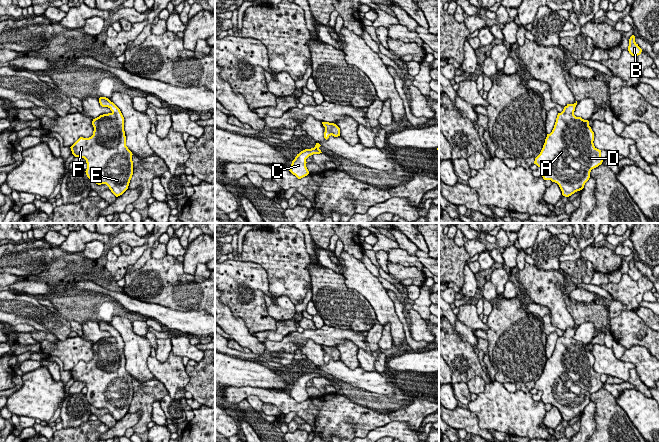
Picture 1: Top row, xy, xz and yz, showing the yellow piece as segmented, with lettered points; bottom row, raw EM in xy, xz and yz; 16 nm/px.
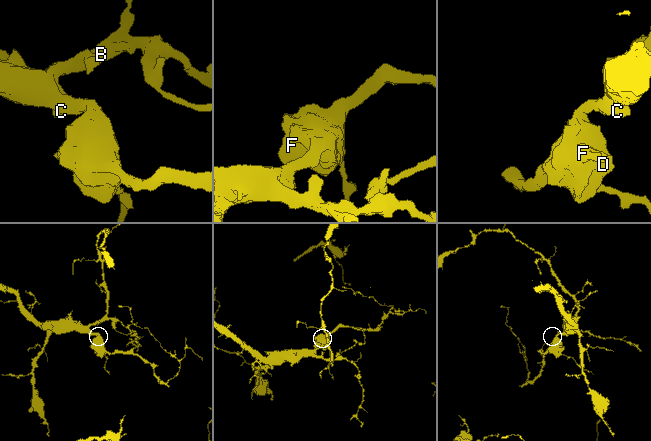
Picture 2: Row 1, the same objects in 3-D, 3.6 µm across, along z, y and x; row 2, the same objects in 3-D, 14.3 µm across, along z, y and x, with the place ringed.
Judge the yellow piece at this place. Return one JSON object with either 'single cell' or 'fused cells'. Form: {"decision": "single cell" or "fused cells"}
{"decision": "single cell"}

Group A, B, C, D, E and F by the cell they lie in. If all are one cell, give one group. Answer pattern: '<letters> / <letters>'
A B C D E F

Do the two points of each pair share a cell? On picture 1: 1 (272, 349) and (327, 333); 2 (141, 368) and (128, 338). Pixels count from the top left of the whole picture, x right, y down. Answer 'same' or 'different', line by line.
1: same
2: same

